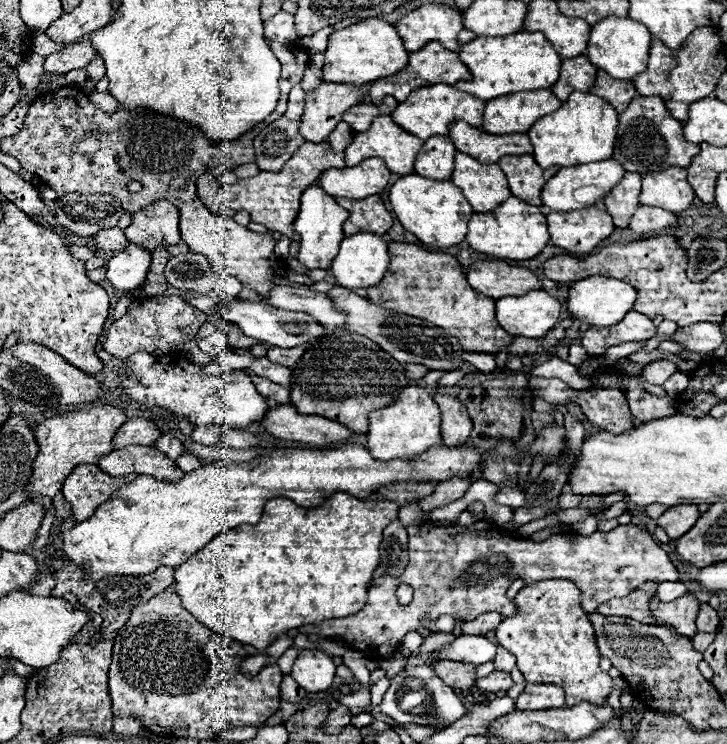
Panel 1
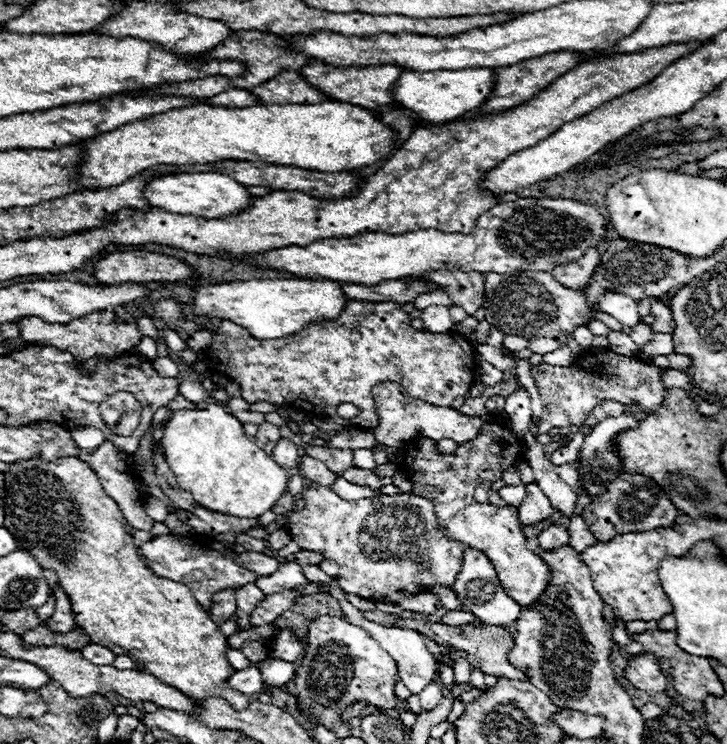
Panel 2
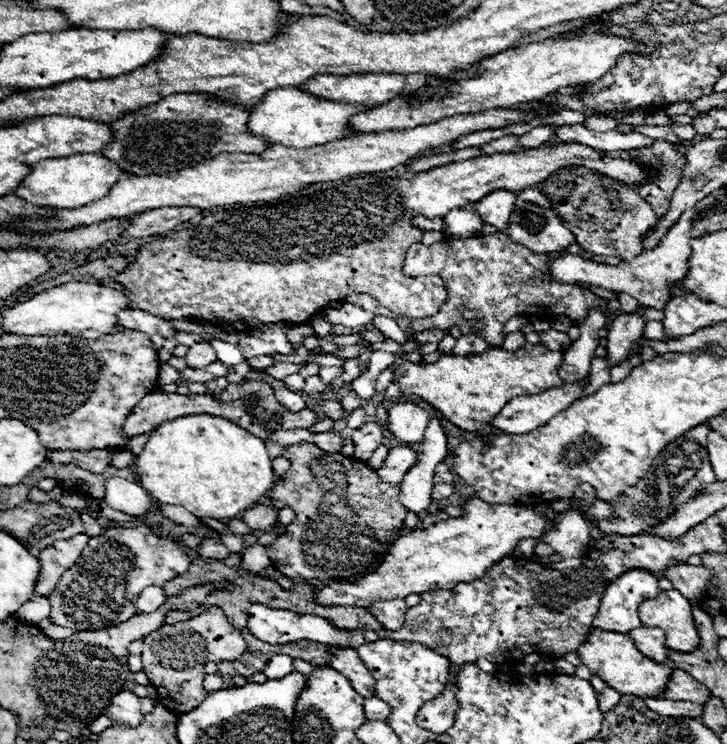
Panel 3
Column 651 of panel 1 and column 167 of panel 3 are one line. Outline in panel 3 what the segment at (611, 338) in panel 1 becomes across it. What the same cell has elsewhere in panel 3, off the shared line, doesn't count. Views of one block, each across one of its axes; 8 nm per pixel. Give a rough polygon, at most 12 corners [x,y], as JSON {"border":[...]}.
{"border":[[142,310],[120,312],[122,328],[172,338],[170,320]]}

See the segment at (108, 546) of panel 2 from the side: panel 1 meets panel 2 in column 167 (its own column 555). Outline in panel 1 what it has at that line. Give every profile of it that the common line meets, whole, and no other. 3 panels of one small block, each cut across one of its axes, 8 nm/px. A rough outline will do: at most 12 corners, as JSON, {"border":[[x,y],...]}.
{"border":[[570,580],[524,586],[496,638],[566,706],[604,704],[622,678]]}

